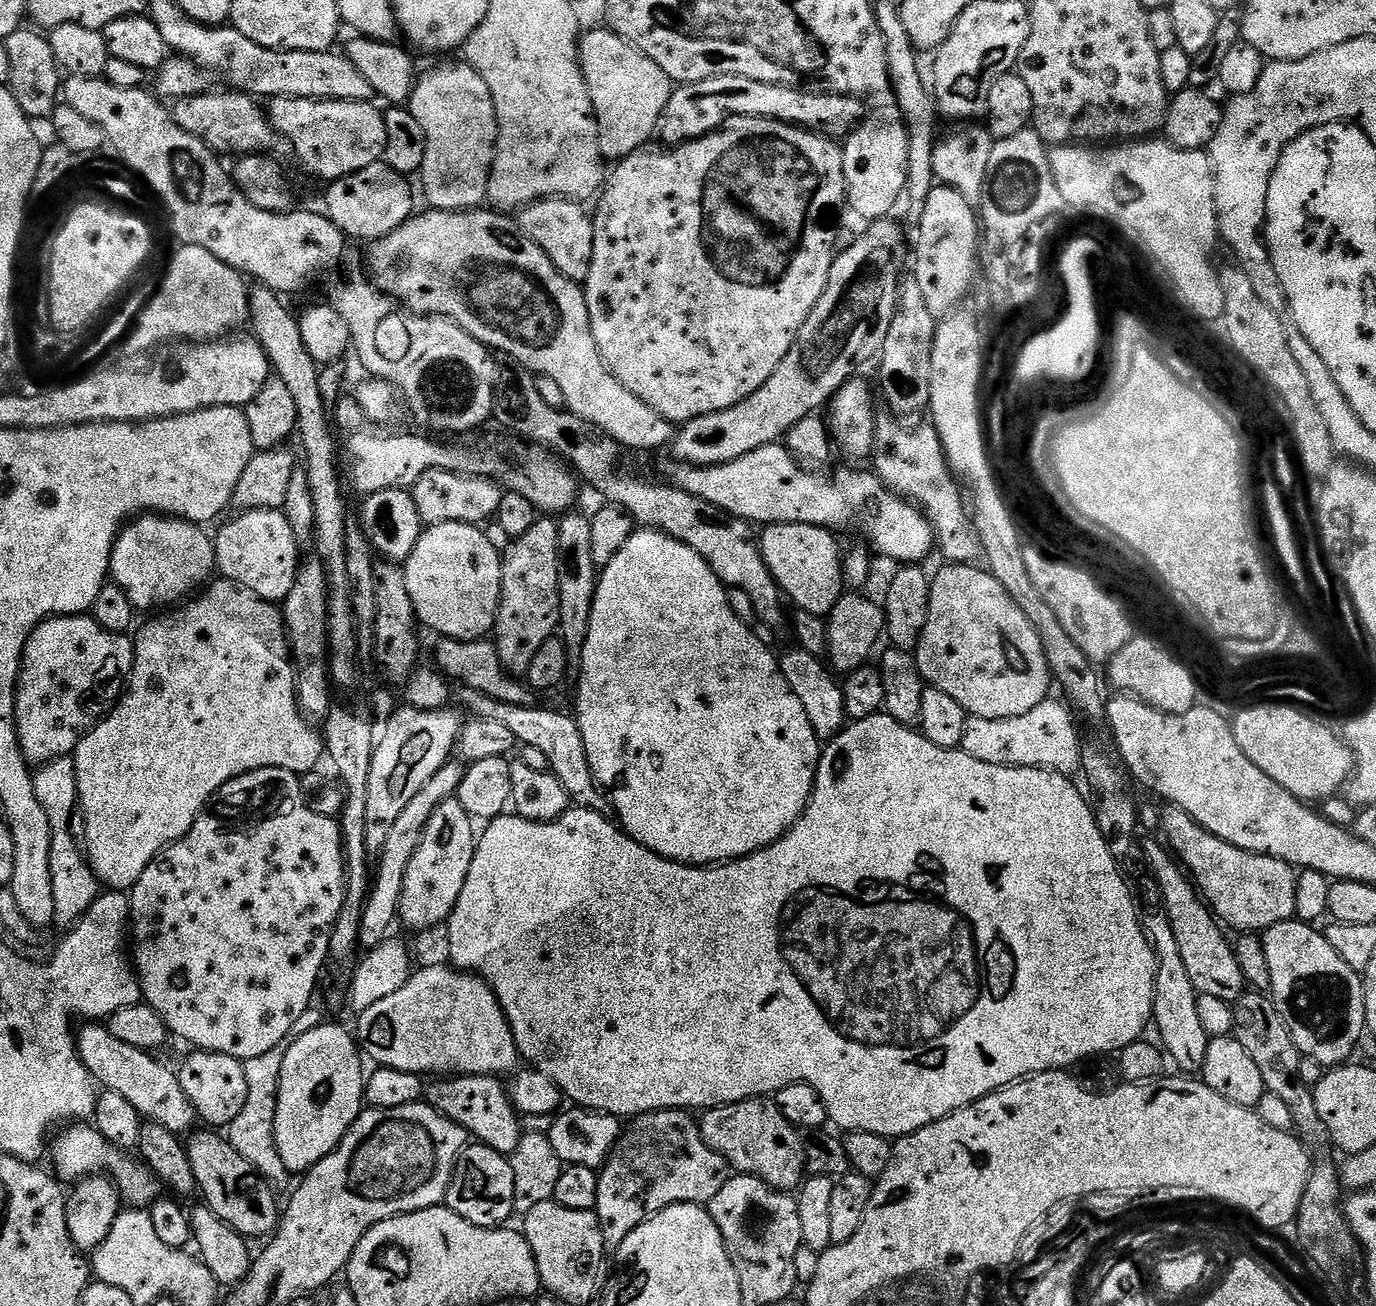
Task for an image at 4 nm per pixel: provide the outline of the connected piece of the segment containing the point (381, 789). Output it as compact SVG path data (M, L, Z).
M407 706L397 707L387 717L384 733L379 733L376 749L370 762L370 786L366 793L366 850L369 857L379 857L380 848L386 846L386 837L398 814L430 782L440 767L448 763L460 736L462 719L449 706L440 710L418 710Z

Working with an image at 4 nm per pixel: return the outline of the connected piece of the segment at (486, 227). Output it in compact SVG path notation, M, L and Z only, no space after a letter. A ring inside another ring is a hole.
M496 210L427 211L421 216L420 213L412 215L398 230L367 245L368 264L372 267L370 279L379 291L400 301L418 316L443 316L452 320L485 348L505 352L507 359L515 360L536 376L551 378L562 394L566 394L568 411L614 438L621 449L652 452L671 445L674 428L670 421L650 410L642 398L634 398L634 394L608 372L594 342L583 287L563 276L554 262L550 262L543 250L520 229L519 223L508 217L511 215Z

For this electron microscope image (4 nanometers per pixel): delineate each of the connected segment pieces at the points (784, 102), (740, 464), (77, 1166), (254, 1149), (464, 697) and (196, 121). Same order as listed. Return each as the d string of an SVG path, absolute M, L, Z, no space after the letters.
M745 76L706 78L706 82L682 84L673 91L670 102L660 119L658 136L659 139L664 139L665 142L663 141L663 143L668 146L688 144L692 140L710 135L718 128L723 128L734 116L753 116L754 118L766 118L767 120L781 120L783 124L794 124L796 127L814 132L818 136L844 138L864 119L866 115L864 104L863 99L855 96L839 96L833 92L788 88L785 84L754 82L754 78L746 78Z
M780 442L767 444L758 450L750 450L750 454L742 454L742 458L734 458L734 462L725 464L698 466L676 462L673 465L670 483L674 487L686 490L686 494L694 494L694 498L702 498L707 504L722 509L730 516L737 516L739 520L746 520L753 526L809 524L827 528L836 534L844 531L861 532L873 549L876 547L882 555L889 556L892 560L900 560L896 562L904 566L919 565L924 562L920 560L926 559L934 552L936 534L932 530L932 523L915 504L902 499L897 492L890 491L872 470L840 472L836 477L819 476L816 473L819 471L809 470Z
M76 1122L65 1127L64 1130L65 1132L57 1138L56 1145L54 1145L54 1140L50 1148L50 1156L56 1159L57 1173L55 1172L55 1175L61 1181L75 1182L93 1174L107 1174L112 1183L116 1185L117 1191L120 1192L121 1201L125 1205L144 1210L151 1206L155 1200L161 1199L160 1179L153 1174L147 1163L136 1158L131 1160L128 1157L131 1155L127 1151L115 1148L110 1142L106 1142L106 1138L102 1138L102 1134L87 1123Z
M279 1047L269 1050L266 1054L258 1054L258 1058L250 1058L244 1061L246 1070L246 1106L242 1106L238 1118L228 1125L226 1138L250 1162L256 1167L257 1172L269 1182L280 1180L287 1174L289 1165L278 1154L278 1146L274 1142L274 1118L278 1110L278 1082L282 1074L282 1058L284 1048Z
M465 687L459 691L458 700L460 696L461 702L472 711L473 717L502 722L510 729L510 734L514 734L517 742L526 746L538 746L538 750L546 754L548 771L556 775L562 786L566 786L569 801L573 805L590 808L593 812L609 811L610 801L590 770L590 758L586 758L586 742L582 742L582 730L569 713L567 716L564 712L555 712L552 708L540 708L541 706L514 706Z
M209 91L203 96L191 96L188 100L177 100L174 104L174 115L178 126L194 134L207 148L217 154L236 152L235 154L264 154L269 151L274 129L268 113L259 108L253 97L239 91Z

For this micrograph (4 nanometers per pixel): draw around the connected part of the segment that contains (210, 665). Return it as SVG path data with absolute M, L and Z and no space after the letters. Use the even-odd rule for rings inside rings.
M216 578L213 579L211 583L203 589L203 591L199 594L193 595L187 602L181 603L179 606L173 607L171 610L165 611L163 614L157 616L160 616L157 620L150 621L140 633L138 633L139 631L135 633L134 643L136 645L136 653L134 654L134 662L132 663L132 675L128 678L126 691L121 695L116 707L113 708L112 711L96 725L96 727L91 728L91 730L86 733L74 753L74 759L76 761L76 799L78 801L78 816L79 819L80 816L84 819L84 836L82 832L82 847L84 855L89 866L92 868L92 873L96 875L96 879L100 881L101 885L103 885L105 889L123 893L127 893L136 885L138 878L142 878L142 870L146 870L146 866L150 866L150 862L157 856L157 854L159 854L159 852L169 848L175 840L180 840L187 834L187 832L189 832L190 829L192 829L194 822L198 818L198 814L202 809L204 809L208 799L222 786L226 786L228 782L247 774L247 772L258 771L263 768L285 768L286 770L297 774L304 774L304 772L310 771L311 768L319 762L320 756L322 760L322 757L325 755L324 741L321 733L317 731L317 729L315 732L315 730L311 728L313 725L310 723L309 717L305 716L304 713L300 711L300 703L296 701L296 669L292 662L288 634L284 631L284 617L281 609L277 607L273 601L258 598L252 592L247 592L245 588L240 587L239 584L232 583L230 580Z

